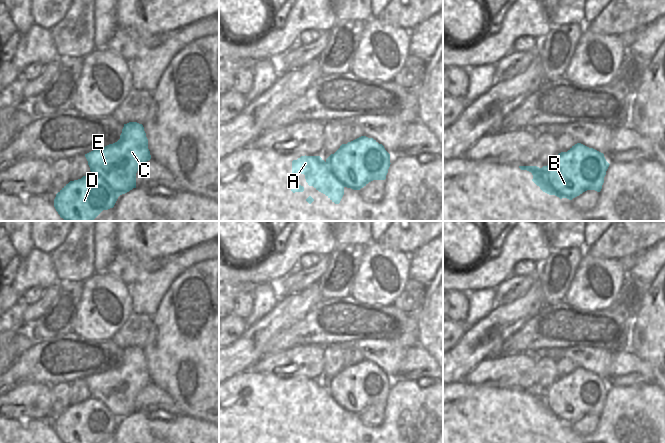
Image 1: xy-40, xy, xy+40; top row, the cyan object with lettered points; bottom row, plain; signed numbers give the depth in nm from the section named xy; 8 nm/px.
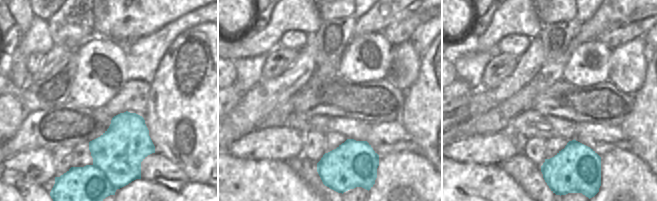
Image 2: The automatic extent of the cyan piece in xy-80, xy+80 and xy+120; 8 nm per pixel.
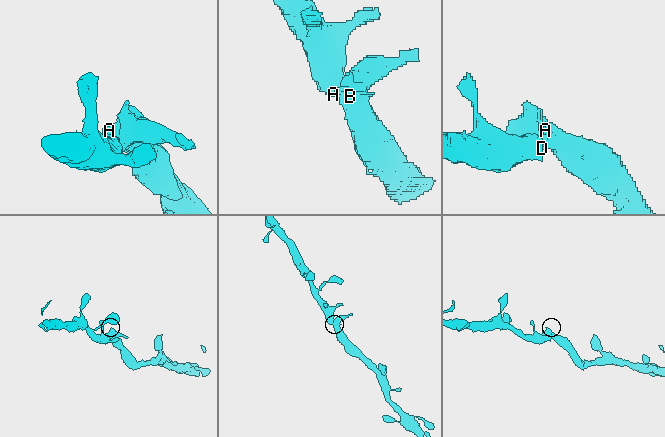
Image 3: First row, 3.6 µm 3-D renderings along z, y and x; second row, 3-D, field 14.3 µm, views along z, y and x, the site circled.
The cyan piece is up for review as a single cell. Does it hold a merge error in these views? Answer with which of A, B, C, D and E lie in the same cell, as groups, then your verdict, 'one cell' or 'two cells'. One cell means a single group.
A B D / C E; two cells

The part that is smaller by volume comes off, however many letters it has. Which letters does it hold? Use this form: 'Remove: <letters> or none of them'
Remove: C, E

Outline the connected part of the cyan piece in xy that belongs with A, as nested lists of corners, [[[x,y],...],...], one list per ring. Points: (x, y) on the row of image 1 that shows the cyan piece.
[[[367,137],[339,151],[330,163],[325,162],[320,156],[301,156],[292,161],[292,173],[304,174],[309,186],[325,194],[335,204],[339,204],[345,187],[360,190],[373,180],[385,180],[390,164],[390,154],[384,146]]]

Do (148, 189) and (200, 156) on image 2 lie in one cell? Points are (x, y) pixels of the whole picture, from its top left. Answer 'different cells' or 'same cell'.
different cells

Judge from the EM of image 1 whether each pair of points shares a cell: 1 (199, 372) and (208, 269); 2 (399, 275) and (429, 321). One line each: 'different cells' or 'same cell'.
1: same cell
2: different cells

